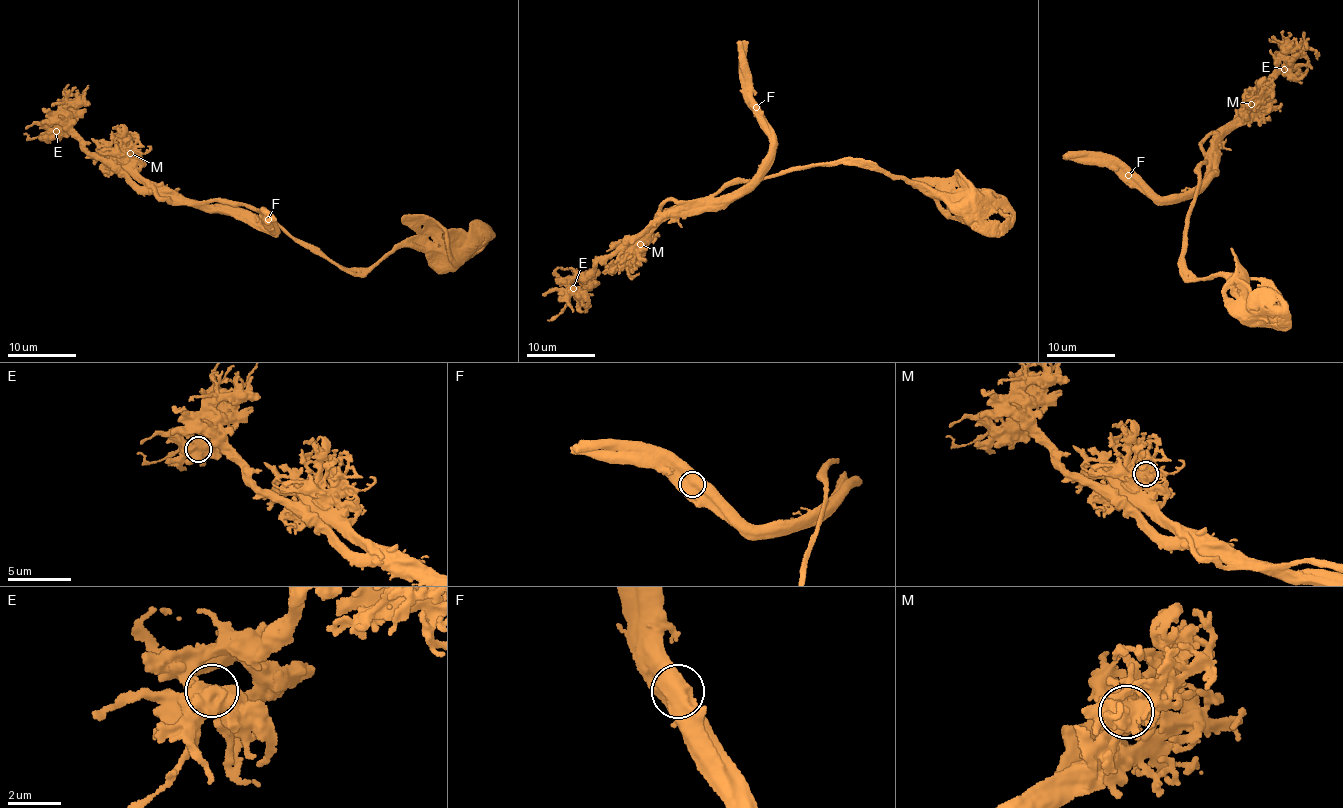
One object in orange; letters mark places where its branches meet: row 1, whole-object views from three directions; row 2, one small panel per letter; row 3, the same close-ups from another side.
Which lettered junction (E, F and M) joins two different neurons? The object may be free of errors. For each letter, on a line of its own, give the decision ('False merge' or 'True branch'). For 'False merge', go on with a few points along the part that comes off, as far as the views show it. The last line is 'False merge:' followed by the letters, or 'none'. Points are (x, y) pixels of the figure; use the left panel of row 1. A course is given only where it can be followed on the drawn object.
E: True branch
F: False merge. Course of the part to remove: (268, 219), (275, 228), (234, 212), (135, 188), (57, 121), (37, 137), (24, 133)
M: True branch
False merge: F

